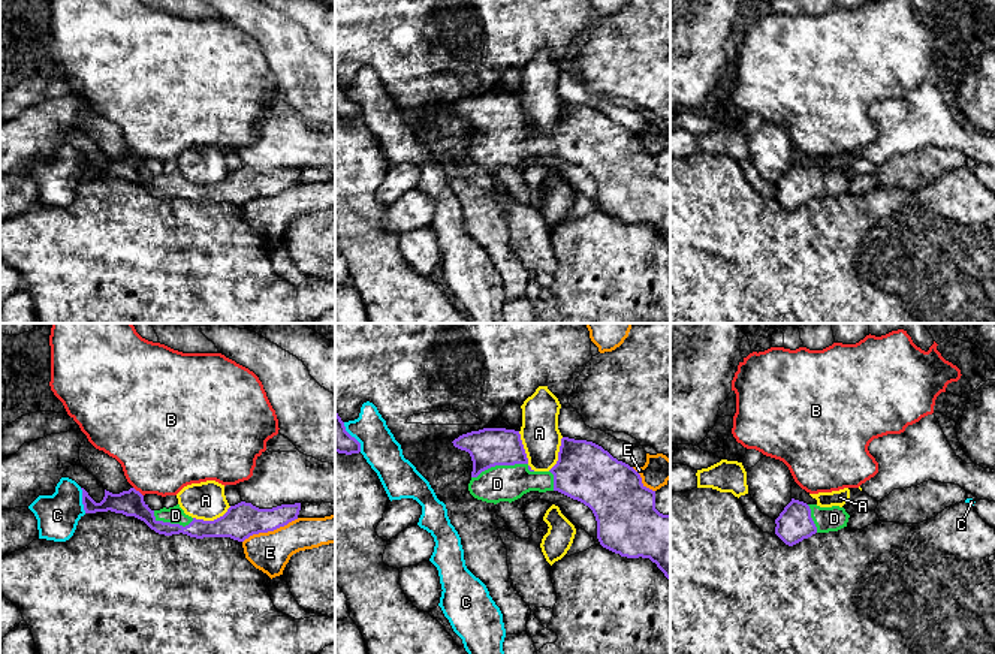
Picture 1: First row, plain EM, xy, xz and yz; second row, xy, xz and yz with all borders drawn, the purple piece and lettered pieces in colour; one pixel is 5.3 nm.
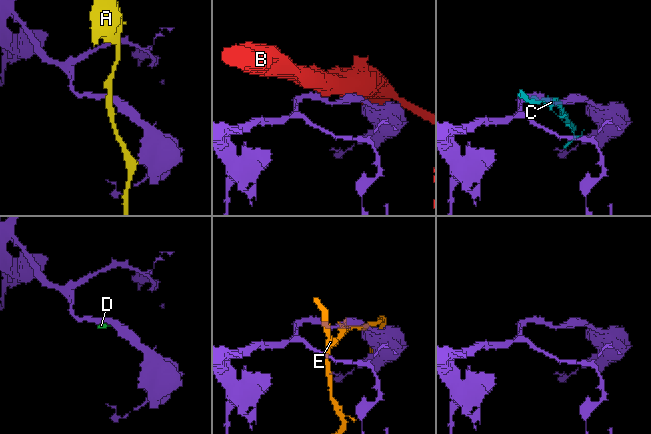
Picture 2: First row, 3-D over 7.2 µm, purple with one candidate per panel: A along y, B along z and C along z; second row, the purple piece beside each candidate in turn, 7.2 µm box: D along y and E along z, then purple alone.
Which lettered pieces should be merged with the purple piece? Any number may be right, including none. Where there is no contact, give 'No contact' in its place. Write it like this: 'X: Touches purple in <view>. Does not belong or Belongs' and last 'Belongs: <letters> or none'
A: Touches purple in xz. Does not belong
B: Touches purple in xy. Does not belong
C: Touches purple in xy. Does not belong
D: Touches purple in xz. Belongs
E: Touches purple in xy. Does not belong
Belongs: D

